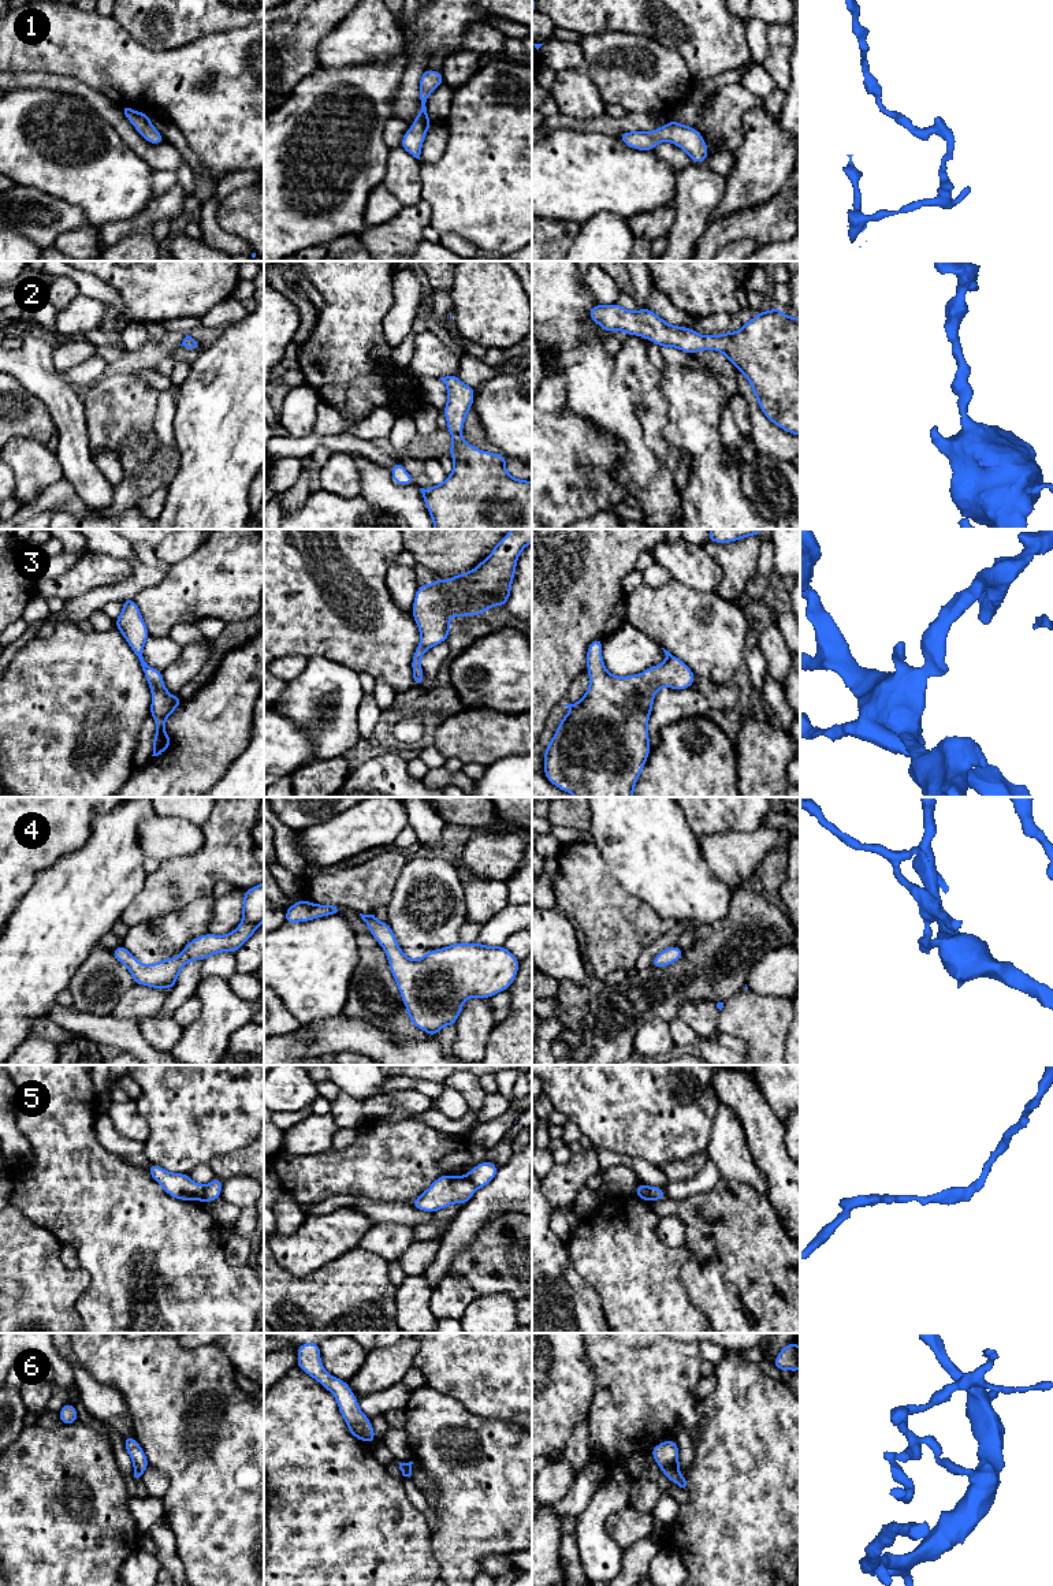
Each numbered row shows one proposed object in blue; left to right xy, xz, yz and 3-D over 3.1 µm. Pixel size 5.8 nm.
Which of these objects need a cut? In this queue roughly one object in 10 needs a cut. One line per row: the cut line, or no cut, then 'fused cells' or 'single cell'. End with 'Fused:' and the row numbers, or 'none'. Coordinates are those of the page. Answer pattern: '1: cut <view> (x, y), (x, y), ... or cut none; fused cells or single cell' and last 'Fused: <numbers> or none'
1: cut none; single cell
2: cut none; single cell
3: cut none; single cell
4: cut none; single cell
5: cut xy (205, 1187), (203, 1201); fused cells
6: cut yz (677, 1469), (665, 1469), (662, 1471); fused cells
Fused: 5, 6

